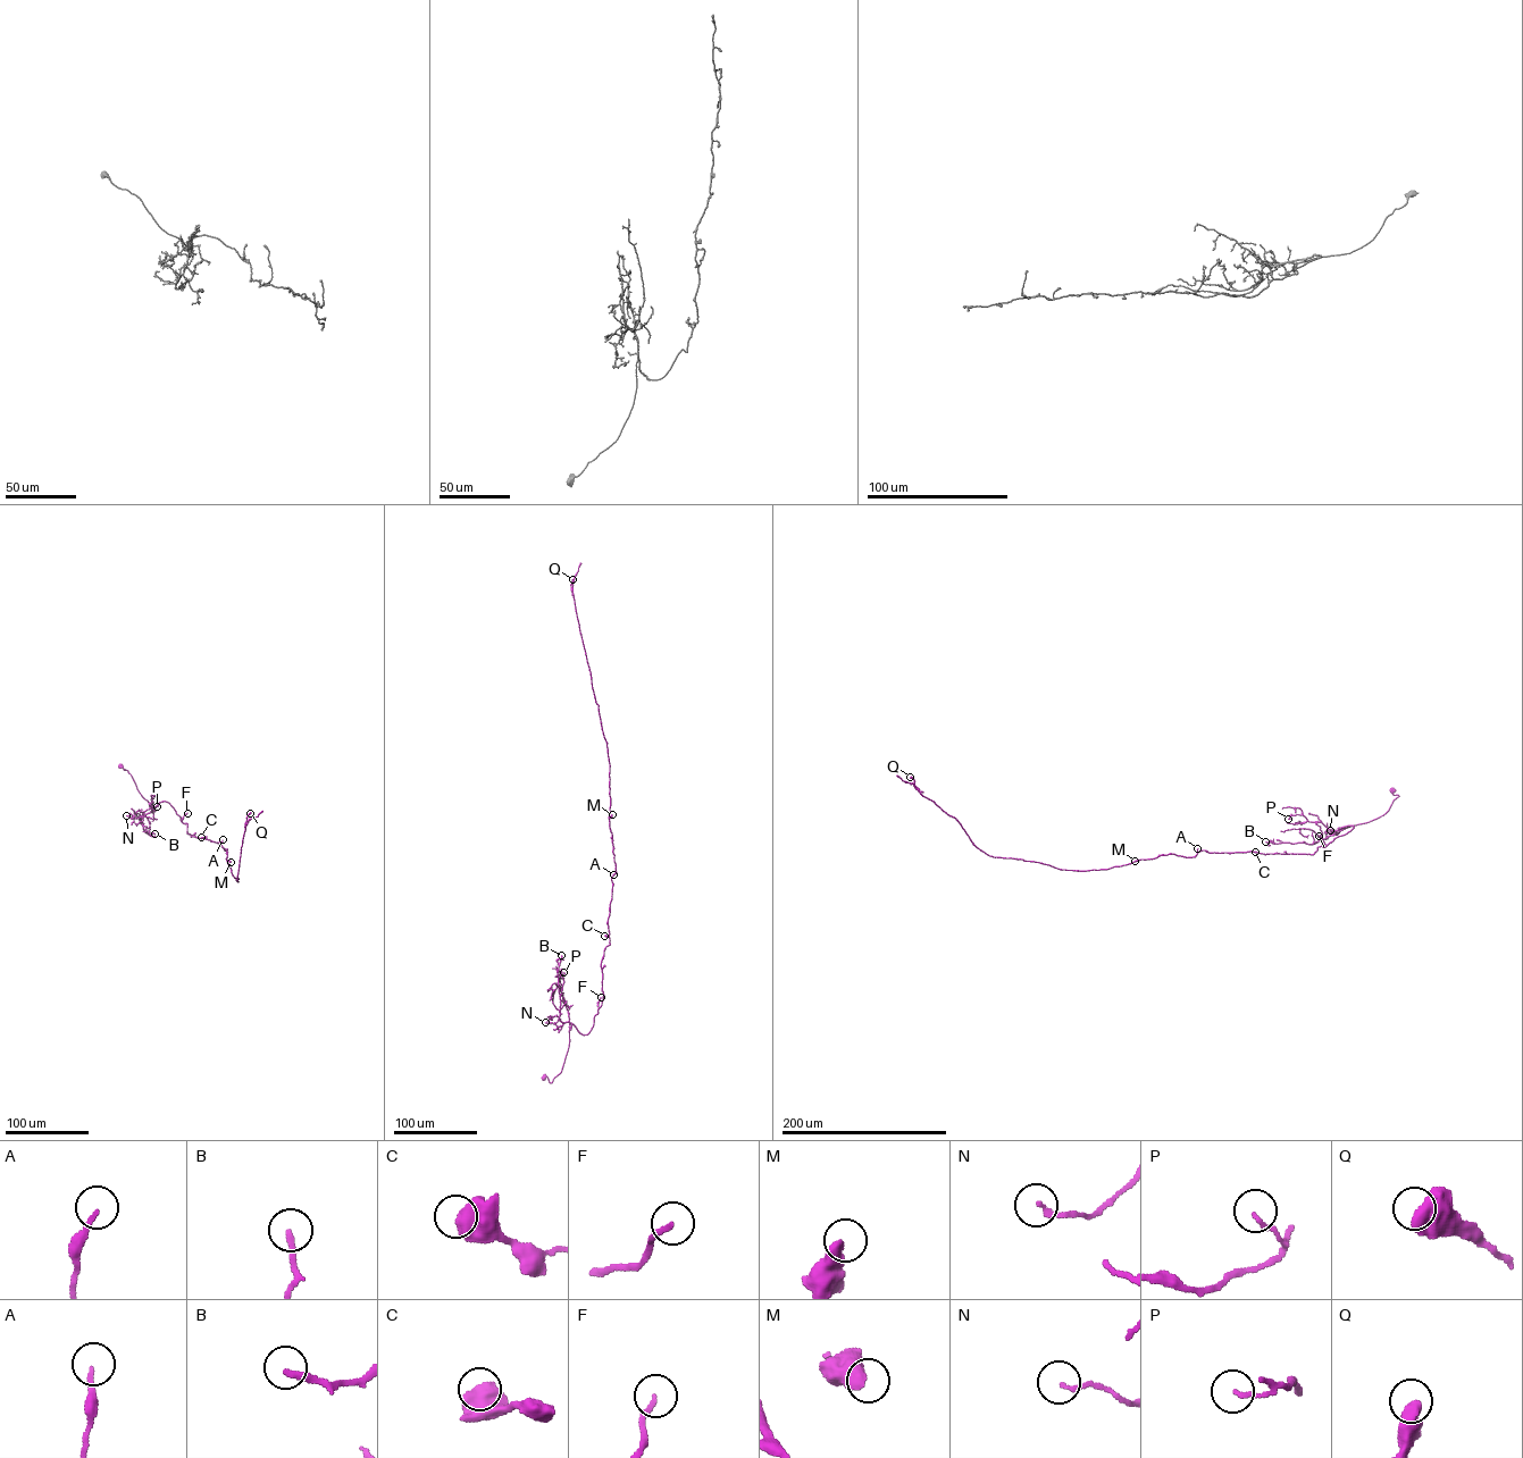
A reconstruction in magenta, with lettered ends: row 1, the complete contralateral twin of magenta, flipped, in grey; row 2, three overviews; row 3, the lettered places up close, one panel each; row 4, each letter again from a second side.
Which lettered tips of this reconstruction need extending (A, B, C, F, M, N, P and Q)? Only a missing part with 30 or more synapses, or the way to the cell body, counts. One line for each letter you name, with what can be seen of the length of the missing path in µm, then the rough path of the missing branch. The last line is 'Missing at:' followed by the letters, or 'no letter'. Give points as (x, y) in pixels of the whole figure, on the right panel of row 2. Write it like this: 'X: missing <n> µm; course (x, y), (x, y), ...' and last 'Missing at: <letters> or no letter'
Missing at: no letter

